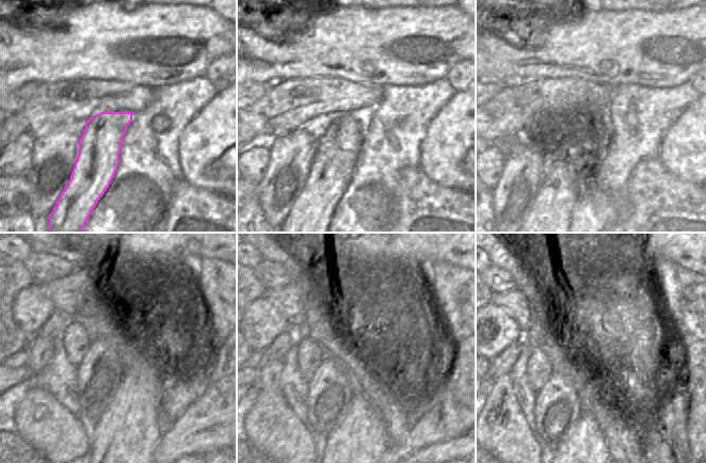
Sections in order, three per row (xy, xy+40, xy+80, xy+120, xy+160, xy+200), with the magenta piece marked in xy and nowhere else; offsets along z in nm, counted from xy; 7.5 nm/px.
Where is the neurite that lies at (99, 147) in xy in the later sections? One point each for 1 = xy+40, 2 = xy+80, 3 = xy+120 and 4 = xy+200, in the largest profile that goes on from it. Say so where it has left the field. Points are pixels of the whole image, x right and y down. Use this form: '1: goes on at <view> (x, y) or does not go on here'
1: goes on at xy+40 (334, 162)
2: goes on at xy+80 (554, 208)
3: goes on at xy+120 (112, 436)
4: goes on at xy+200 (584, 448)

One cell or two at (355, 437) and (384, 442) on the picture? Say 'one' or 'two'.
two

